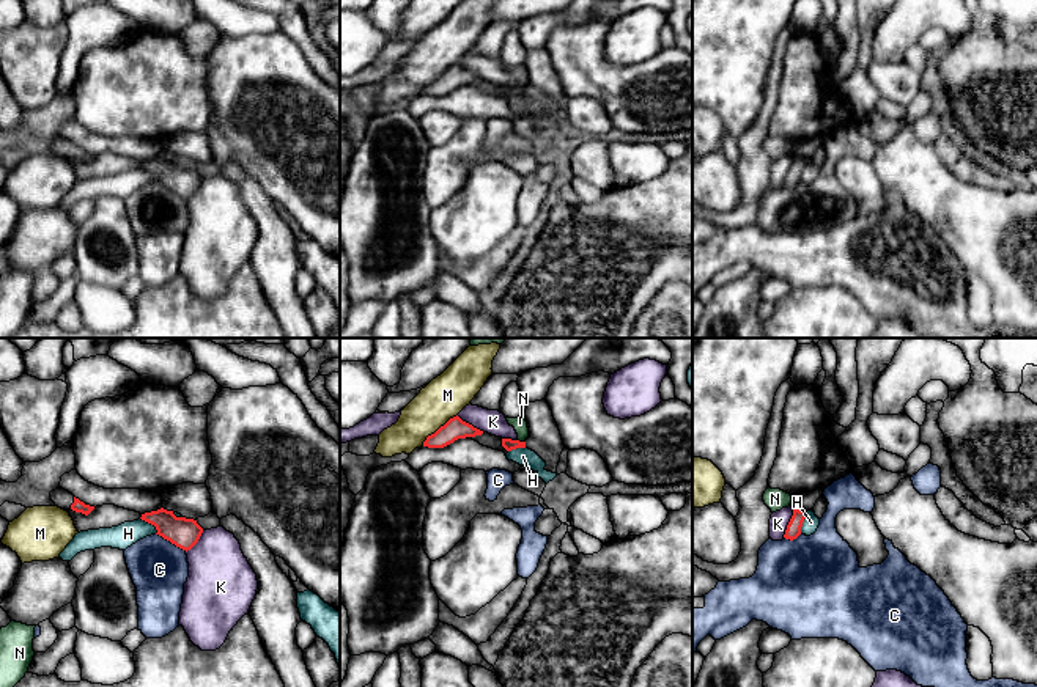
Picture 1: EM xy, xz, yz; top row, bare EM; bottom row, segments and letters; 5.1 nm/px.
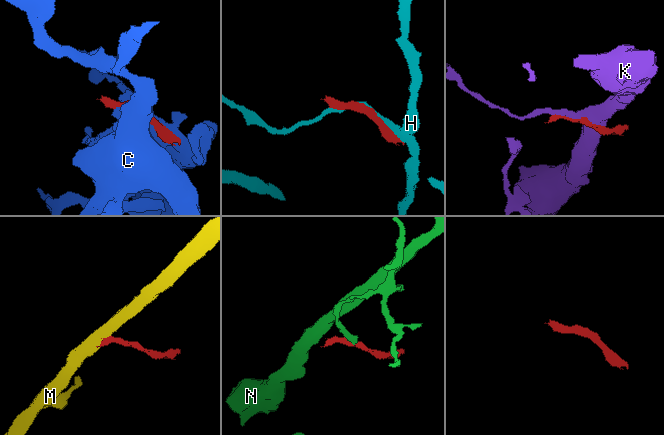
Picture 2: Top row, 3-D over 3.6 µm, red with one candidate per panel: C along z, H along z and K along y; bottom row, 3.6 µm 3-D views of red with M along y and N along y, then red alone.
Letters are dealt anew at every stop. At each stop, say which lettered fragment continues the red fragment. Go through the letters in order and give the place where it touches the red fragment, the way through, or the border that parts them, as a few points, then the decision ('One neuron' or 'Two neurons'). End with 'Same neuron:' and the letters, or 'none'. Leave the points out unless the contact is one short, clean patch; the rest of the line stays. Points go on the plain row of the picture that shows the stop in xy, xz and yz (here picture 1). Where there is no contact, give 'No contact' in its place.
C: Touches red at xy (172, 191). Two neurons
H: Touches red at xy (150, 170). Two neurons
K: Touches red at yz (789, 172). Two neurons
M: Touches red at xz (439, 76). Boundary: xz (457, 62), (431, 80), (422, 93). Two neurons
N: Touches red at xz (521, 90). Boundary: xz (518, 87), (524, 90). Two neurons
Same neuron: none

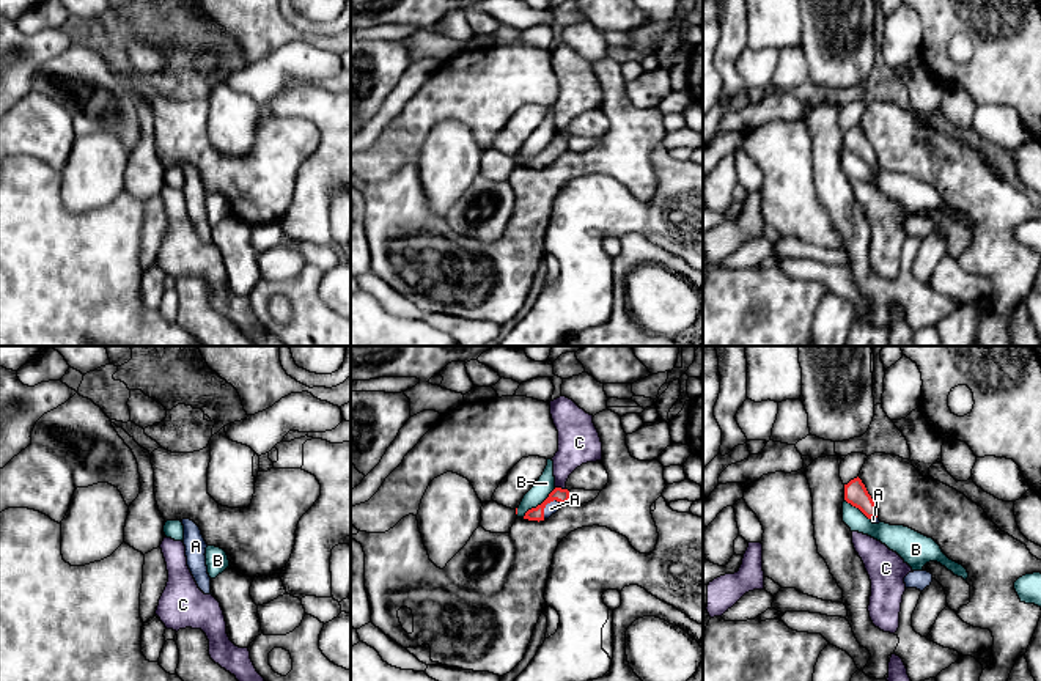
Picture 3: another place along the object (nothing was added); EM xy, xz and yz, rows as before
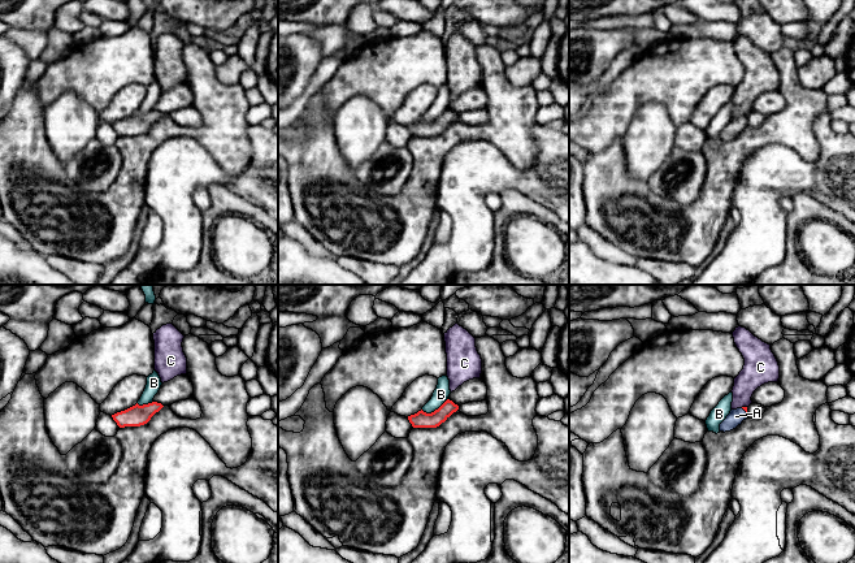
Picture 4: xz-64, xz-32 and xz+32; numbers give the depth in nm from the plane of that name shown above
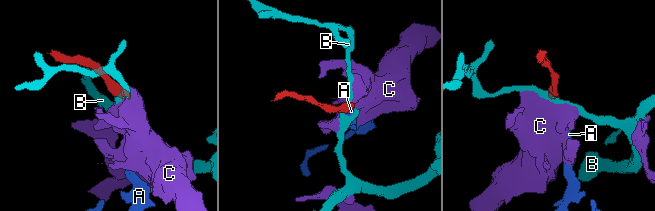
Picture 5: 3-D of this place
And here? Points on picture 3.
A: Touches red at xz (548, 150). Path across: xz (559, 142), (548, 150), (551, 156). One neuron
B: Touches red at xz (538, 153). Boundary: xz (555, 136), (522, 165). Two neurons
C: Touches red at xz (560, 136). Boundary: xz (555, 134), (565, 137). Two neurons
Same neuron: A

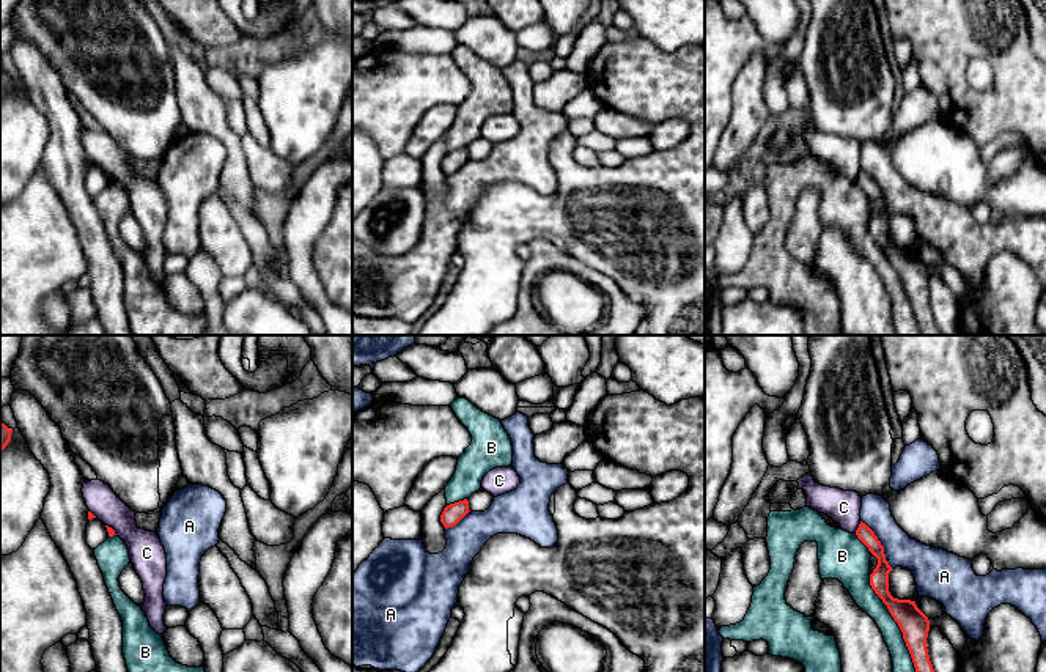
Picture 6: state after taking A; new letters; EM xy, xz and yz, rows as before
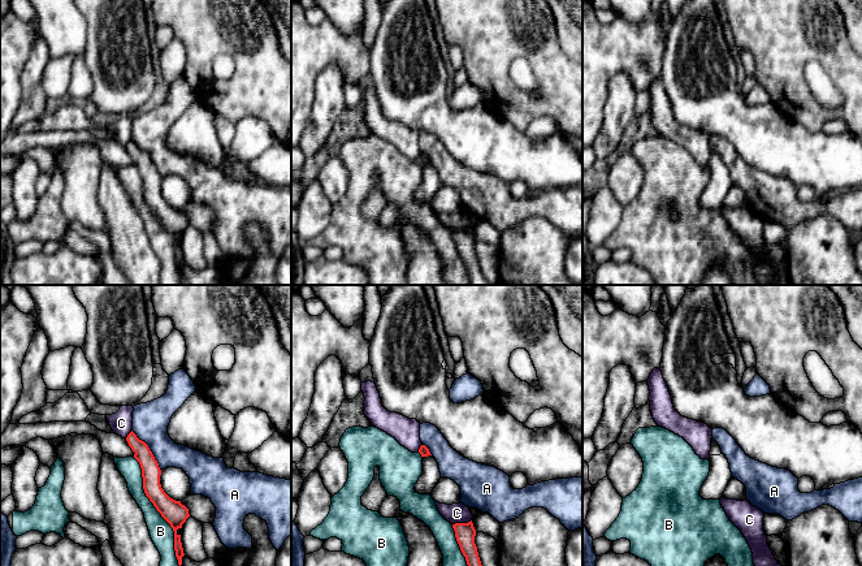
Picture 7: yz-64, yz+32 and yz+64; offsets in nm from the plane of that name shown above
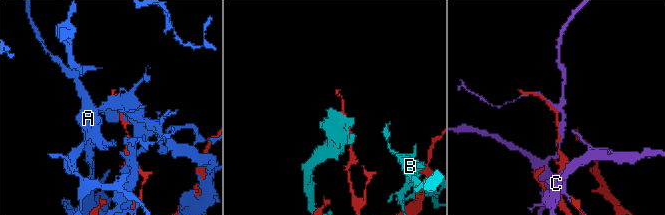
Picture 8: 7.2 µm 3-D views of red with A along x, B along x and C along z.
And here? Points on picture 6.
A: Touches red at yz (880, 191). Two neurons
B: Touches red at yz (902, 279). Two neurons
C: Touches red at yz (858, 175). Two neurons
Same neuron: none

